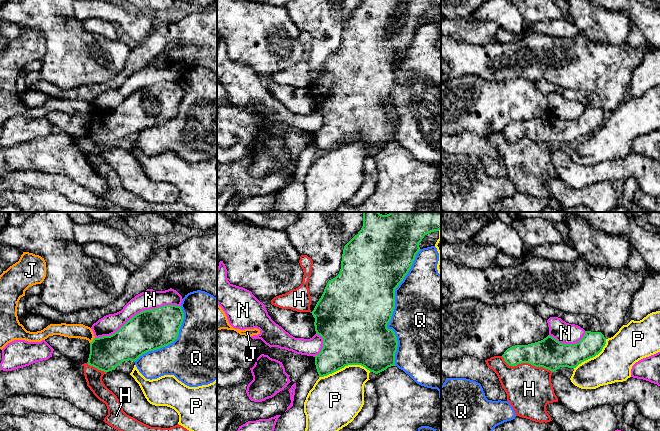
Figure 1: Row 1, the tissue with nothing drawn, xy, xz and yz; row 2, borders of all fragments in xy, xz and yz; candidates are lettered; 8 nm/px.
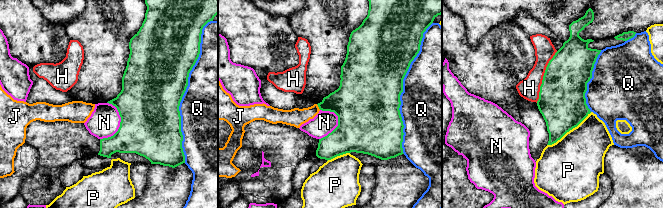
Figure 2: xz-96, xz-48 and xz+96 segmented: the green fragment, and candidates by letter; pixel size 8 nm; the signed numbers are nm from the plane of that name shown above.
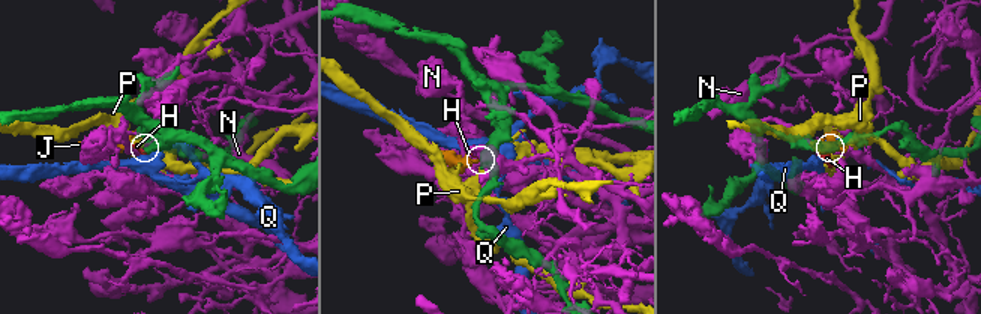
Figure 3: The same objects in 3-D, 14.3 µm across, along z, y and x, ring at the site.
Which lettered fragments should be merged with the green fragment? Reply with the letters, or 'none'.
none

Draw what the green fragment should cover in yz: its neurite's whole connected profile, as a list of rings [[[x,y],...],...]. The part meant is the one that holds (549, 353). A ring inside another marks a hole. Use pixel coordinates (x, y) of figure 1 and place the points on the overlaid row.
[[[585,331],[583,338],[576,344],[563,344],[548,335],[541,341],[528,345],[515,345],[508,348],[502,357],[509,366],[529,363],[535,367],[543,367],[552,372],[560,367],[576,368],[582,362],[598,355],[606,344],[606,338],[601,332]]]

